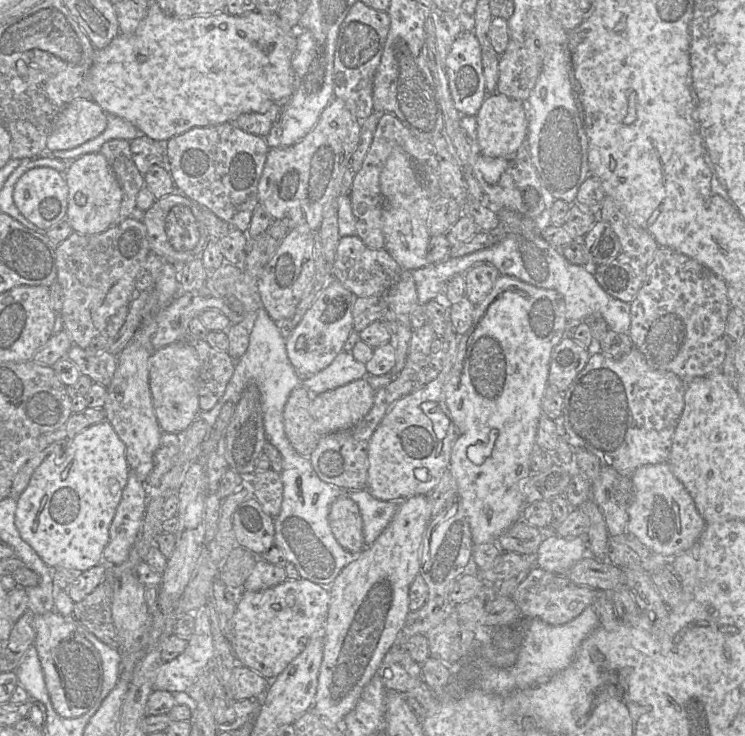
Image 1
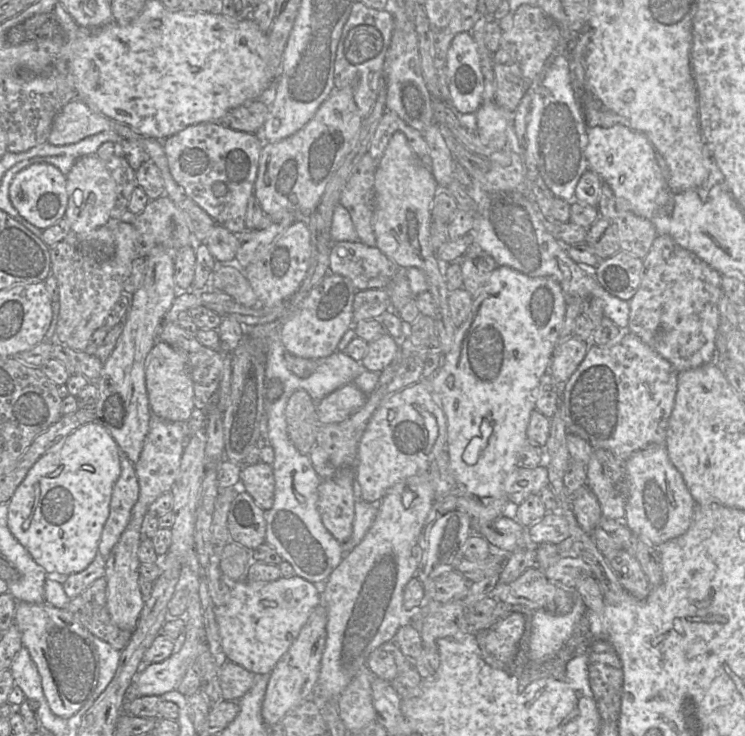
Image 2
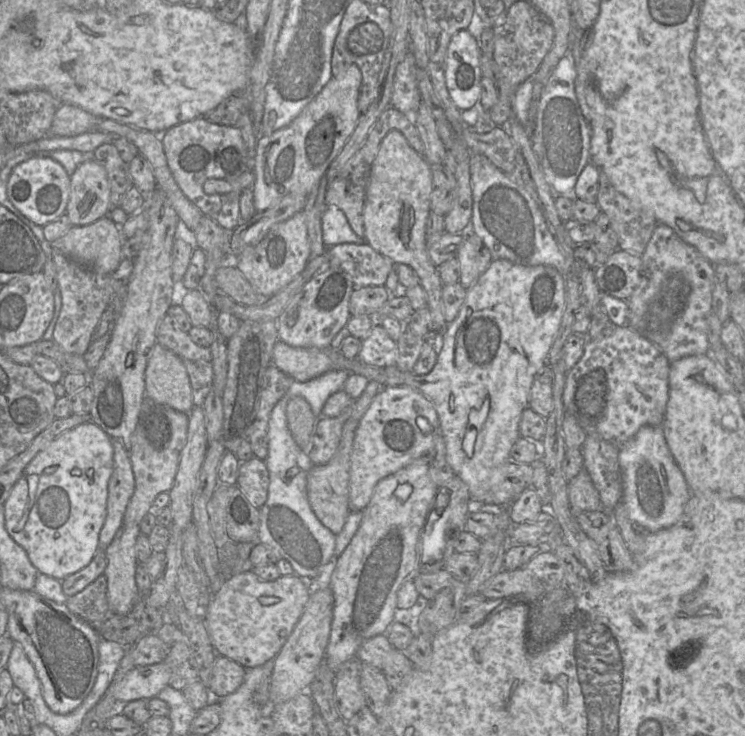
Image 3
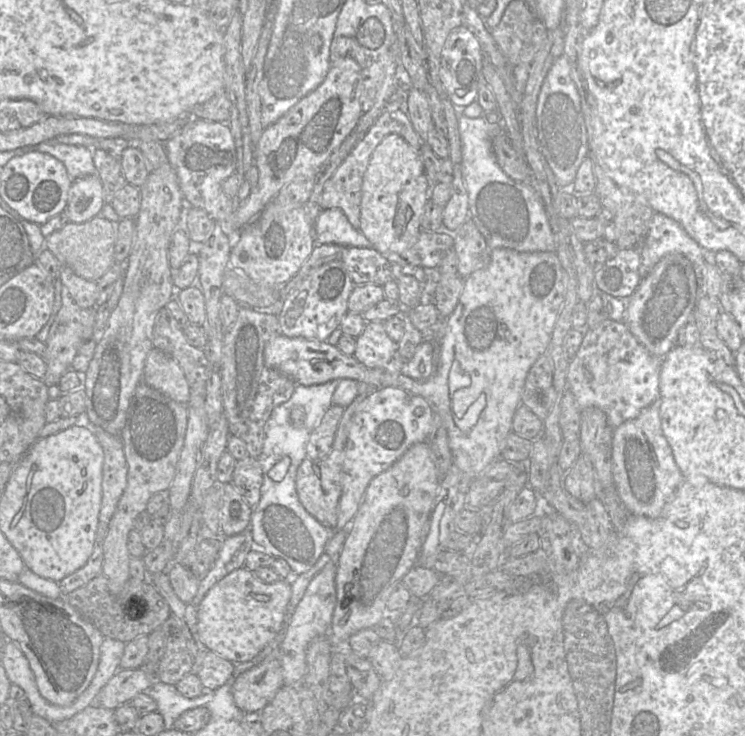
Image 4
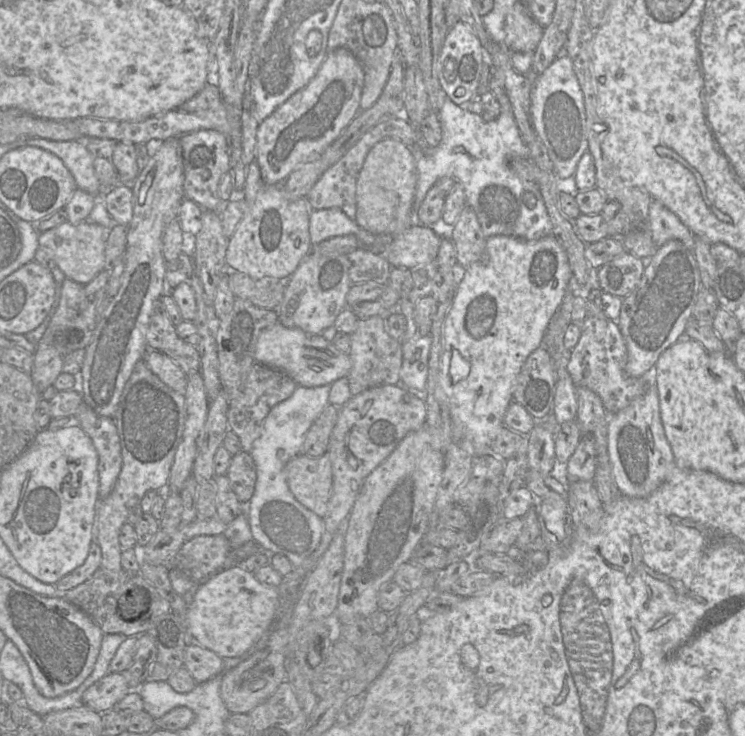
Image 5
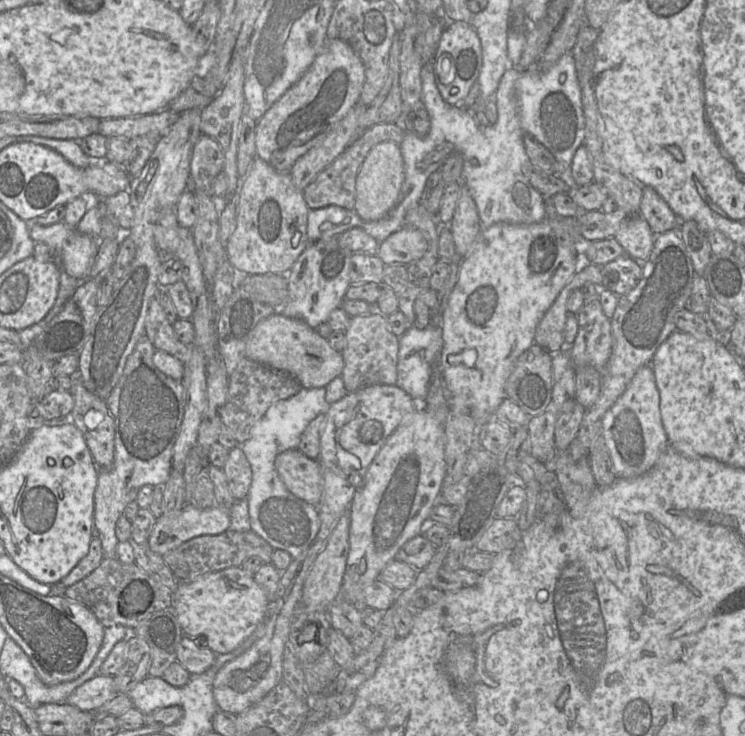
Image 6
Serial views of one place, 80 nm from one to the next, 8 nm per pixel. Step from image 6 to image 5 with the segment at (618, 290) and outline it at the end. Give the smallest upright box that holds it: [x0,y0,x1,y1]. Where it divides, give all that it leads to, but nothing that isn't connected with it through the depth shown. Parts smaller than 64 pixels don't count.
[596,251,646,298]

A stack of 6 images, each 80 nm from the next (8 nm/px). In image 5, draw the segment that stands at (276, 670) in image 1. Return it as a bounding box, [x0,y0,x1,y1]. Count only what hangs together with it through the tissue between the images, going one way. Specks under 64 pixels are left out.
[188,566,279,658]

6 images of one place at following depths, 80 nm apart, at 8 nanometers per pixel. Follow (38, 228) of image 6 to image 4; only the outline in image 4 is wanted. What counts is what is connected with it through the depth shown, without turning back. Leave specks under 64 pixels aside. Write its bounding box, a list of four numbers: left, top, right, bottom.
[44,216,118,281]

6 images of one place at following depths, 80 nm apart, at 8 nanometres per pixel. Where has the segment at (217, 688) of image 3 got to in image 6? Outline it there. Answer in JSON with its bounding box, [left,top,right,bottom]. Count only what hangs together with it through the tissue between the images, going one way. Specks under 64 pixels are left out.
[176,635,216,675]

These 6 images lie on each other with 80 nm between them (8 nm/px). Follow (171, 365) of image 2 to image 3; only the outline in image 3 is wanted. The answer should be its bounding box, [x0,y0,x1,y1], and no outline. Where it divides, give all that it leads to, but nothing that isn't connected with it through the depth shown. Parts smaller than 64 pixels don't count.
[146,343,194,414]

